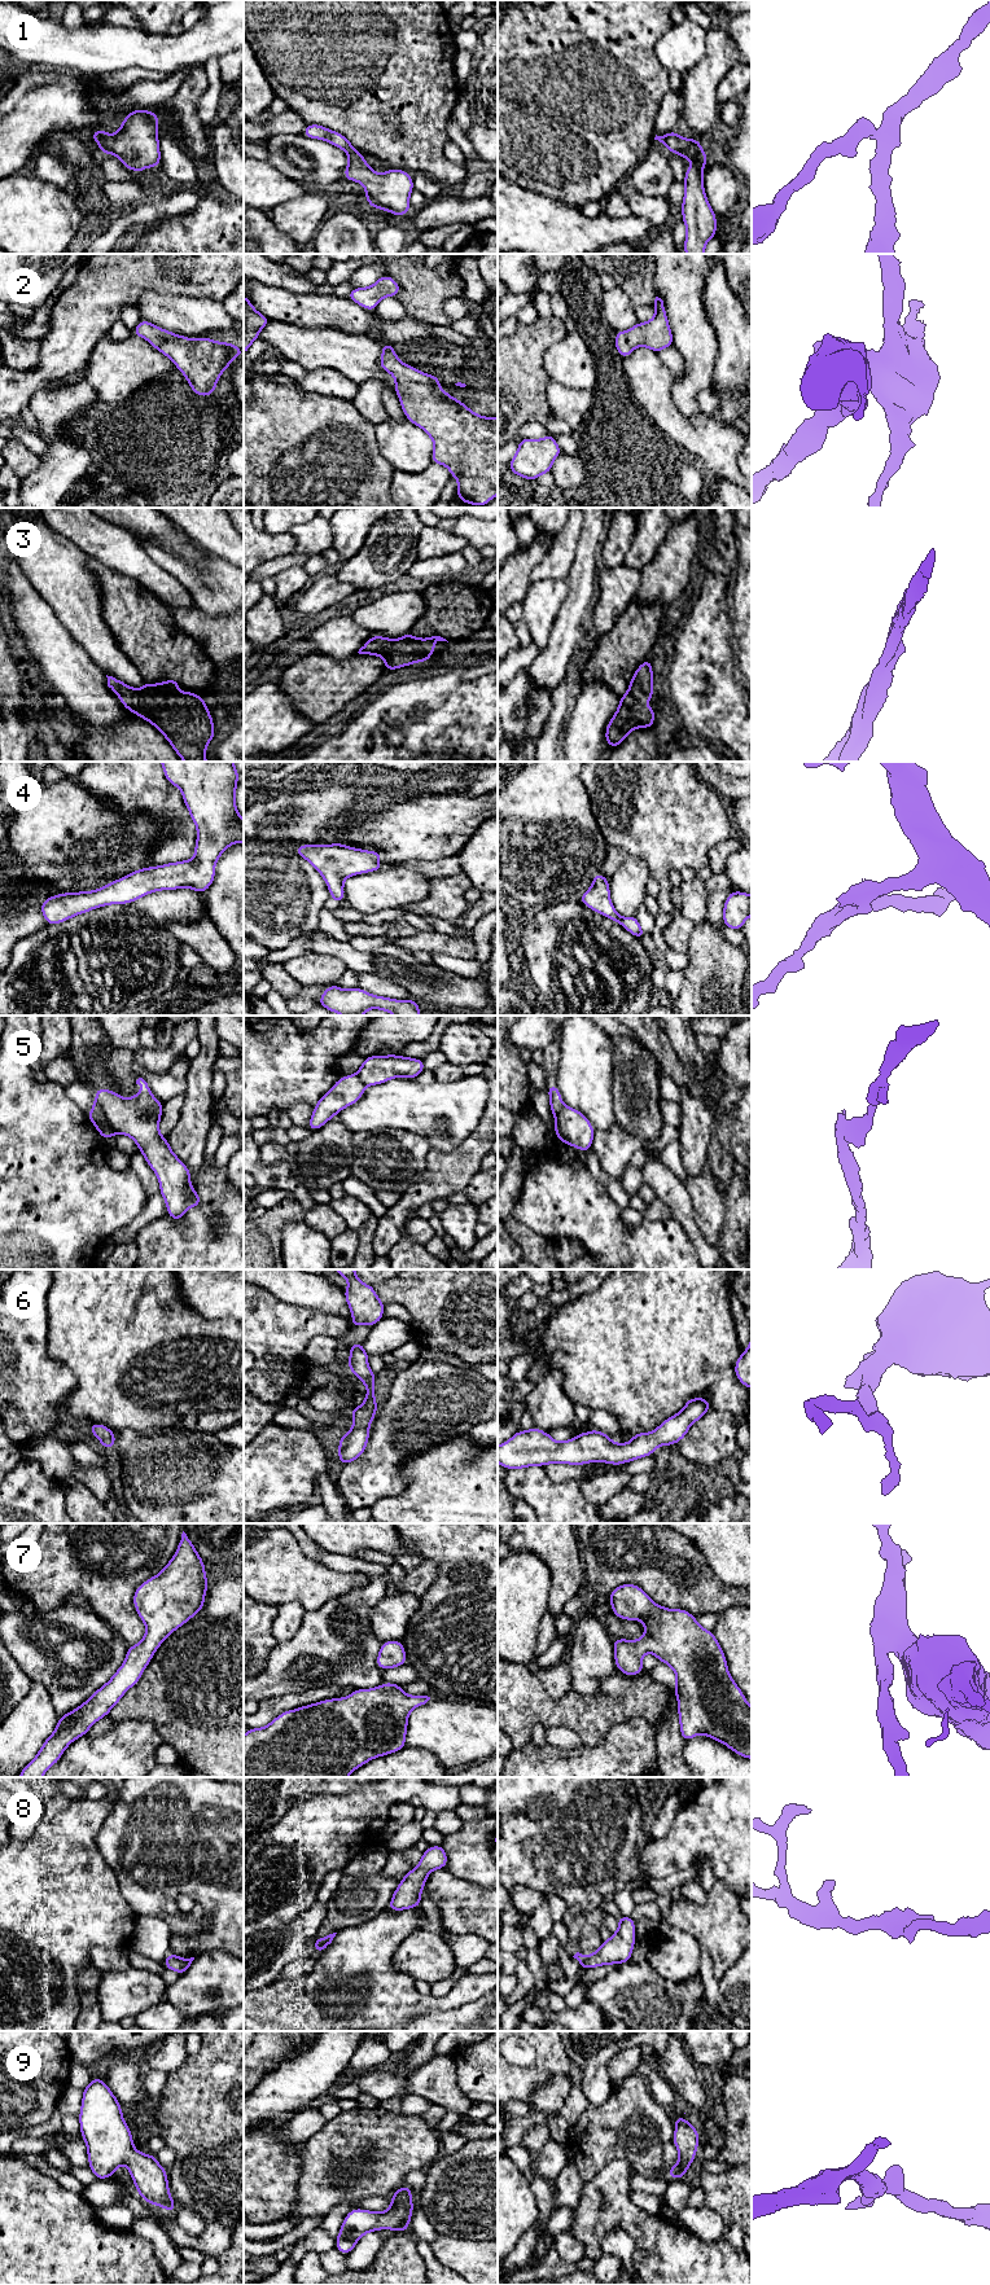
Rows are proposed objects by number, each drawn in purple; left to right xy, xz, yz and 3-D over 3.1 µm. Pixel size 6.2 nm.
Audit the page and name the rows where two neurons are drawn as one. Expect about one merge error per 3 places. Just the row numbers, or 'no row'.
5

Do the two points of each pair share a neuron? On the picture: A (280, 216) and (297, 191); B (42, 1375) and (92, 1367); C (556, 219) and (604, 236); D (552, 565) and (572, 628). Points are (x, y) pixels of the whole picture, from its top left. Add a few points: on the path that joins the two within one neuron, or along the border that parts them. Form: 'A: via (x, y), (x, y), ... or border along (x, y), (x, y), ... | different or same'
A: border along (315, 188), (299, 197), (280, 202), (272, 209) | different
B: border along (48, 1351), (75, 1378), (75, 1389), (65, 1400) | different
C: via (568, 231), (572, 235), (592, 235) | same
D: border along (578, 548), (573, 569), (566, 577) | different

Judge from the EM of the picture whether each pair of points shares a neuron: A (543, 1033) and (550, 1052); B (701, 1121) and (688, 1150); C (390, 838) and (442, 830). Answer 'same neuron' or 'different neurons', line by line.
A: different neurons
B: same neuron
C: same neuron

